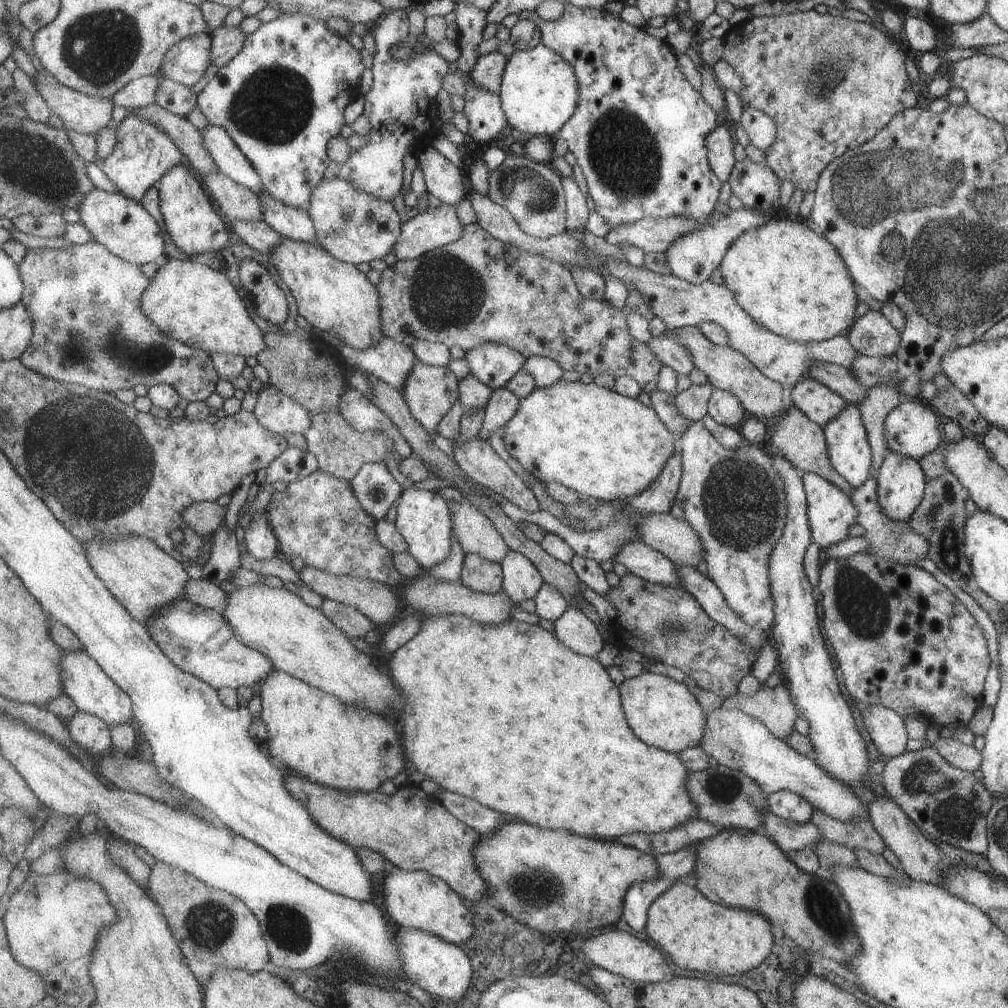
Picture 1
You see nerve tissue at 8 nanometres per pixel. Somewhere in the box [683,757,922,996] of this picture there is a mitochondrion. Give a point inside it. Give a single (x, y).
(822, 907)

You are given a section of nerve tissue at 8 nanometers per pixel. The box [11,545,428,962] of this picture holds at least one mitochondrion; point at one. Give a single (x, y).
(209, 926)

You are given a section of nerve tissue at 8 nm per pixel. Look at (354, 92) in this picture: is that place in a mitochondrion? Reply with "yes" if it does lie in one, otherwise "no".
no

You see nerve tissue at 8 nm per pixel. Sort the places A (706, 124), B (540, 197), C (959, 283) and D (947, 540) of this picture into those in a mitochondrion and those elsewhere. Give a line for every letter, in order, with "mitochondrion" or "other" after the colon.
A: other
B: mitochondrion
C: mitochondrion
D: mitochondrion

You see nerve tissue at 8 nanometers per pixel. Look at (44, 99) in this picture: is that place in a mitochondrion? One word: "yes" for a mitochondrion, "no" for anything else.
no

